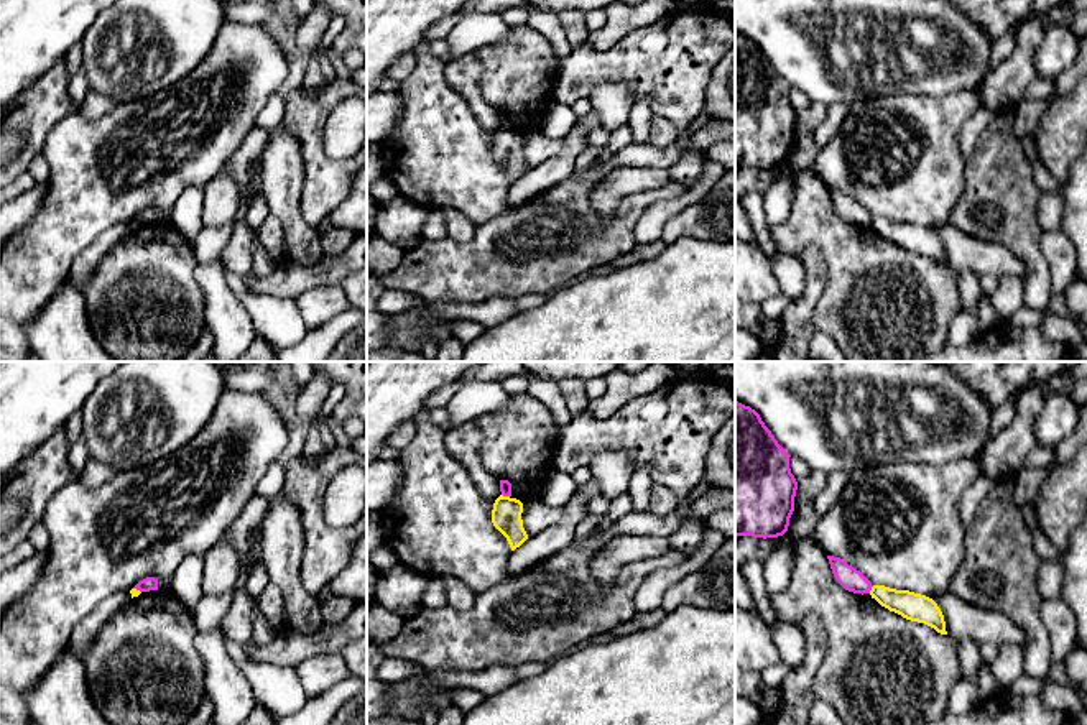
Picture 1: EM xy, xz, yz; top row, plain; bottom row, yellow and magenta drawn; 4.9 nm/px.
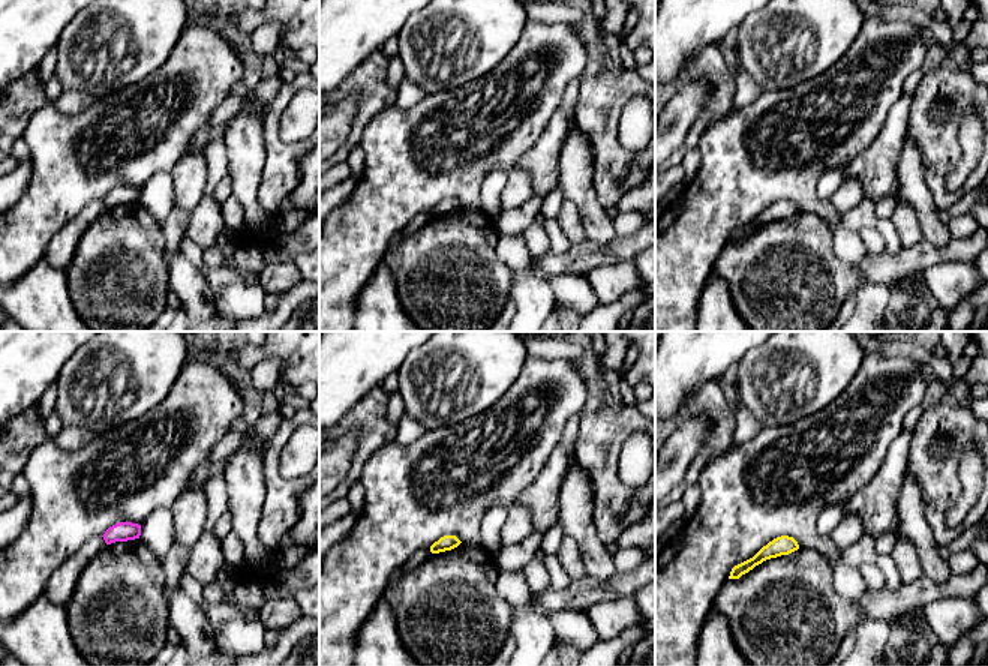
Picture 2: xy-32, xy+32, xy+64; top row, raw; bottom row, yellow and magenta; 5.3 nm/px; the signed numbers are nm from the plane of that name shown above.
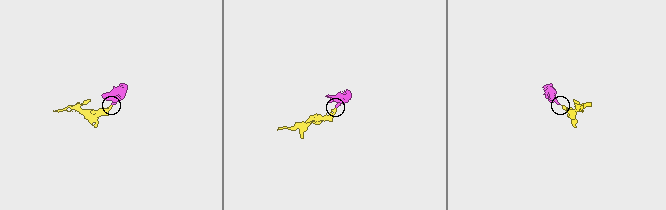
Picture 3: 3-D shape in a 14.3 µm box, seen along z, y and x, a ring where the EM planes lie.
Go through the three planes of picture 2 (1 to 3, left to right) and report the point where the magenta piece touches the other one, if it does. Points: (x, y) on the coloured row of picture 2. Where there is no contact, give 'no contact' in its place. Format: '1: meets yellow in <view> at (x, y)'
1: no contact
2: no contact
3: no contact

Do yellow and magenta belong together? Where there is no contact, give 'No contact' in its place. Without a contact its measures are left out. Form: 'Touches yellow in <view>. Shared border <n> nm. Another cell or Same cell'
Touches yellow in xz. Shared border 40 nm. Another cell

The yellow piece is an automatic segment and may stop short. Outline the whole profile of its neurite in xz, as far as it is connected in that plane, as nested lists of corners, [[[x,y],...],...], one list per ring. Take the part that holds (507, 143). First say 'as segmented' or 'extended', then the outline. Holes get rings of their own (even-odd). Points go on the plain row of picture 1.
as segmented; [[[500,127],[493,135],[492,155],[506,169],[511,182],[528,171],[521,145],[523,135],[516,130]]]

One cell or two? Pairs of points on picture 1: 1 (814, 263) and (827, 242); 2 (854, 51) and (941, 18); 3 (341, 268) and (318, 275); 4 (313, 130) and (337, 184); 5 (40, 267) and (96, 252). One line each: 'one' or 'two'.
1: two
2: one
3: one
4: one
5: two

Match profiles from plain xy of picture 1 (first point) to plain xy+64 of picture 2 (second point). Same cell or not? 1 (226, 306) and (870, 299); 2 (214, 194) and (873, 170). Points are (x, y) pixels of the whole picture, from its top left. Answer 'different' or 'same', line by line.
1: same
2: different

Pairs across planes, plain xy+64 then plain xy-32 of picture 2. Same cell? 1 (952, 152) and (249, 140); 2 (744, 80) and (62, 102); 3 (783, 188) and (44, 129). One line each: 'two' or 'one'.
1: two
2: one
3: one

